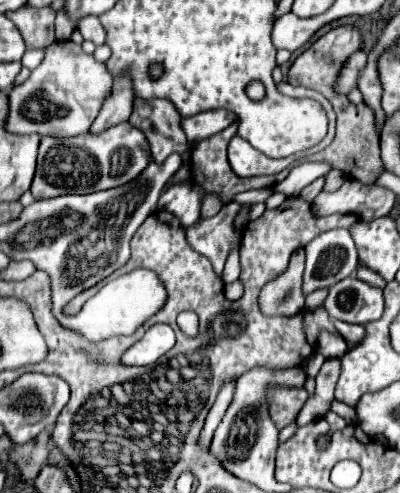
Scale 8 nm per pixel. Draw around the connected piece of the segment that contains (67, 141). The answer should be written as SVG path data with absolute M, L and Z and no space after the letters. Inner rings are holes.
M130 122L102 132L100 136L74 136L74 138L48 138L44 136L38 152L36 176L30 192L38 198L54 198L60 194L92 194L122 186L144 172L150 160L150 148L144 134Z

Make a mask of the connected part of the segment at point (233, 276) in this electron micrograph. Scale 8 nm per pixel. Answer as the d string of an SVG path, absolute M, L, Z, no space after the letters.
M234 248L232 254L230 254L228 260L226 260L224 274L220 276L220 280L222 280L224 284L228 284L228 282L238 280L238 276L240 276L240 260L238 260L238 248Z

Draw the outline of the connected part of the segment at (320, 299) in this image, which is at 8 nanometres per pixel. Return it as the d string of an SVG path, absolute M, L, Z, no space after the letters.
M328 288L314 290L312 294L308 294L308 296L306 296L306 304L304 304L304 308L306 308L306 310L312 310L312 308L316 310L316 308L320 308L320 306L324 304L326 296L328 296Z

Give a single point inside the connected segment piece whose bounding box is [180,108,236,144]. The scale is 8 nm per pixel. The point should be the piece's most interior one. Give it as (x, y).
(205, 124)

